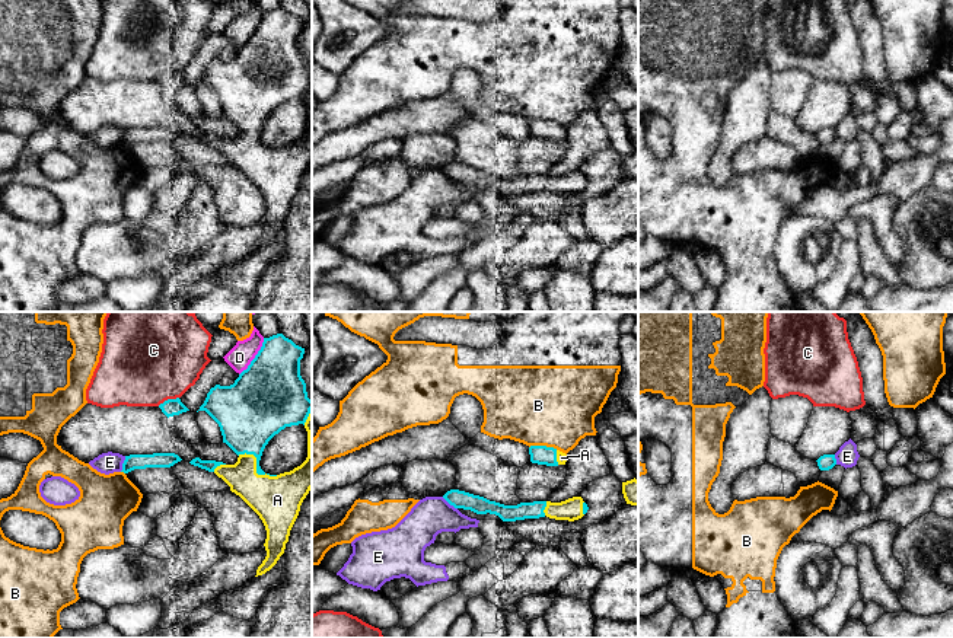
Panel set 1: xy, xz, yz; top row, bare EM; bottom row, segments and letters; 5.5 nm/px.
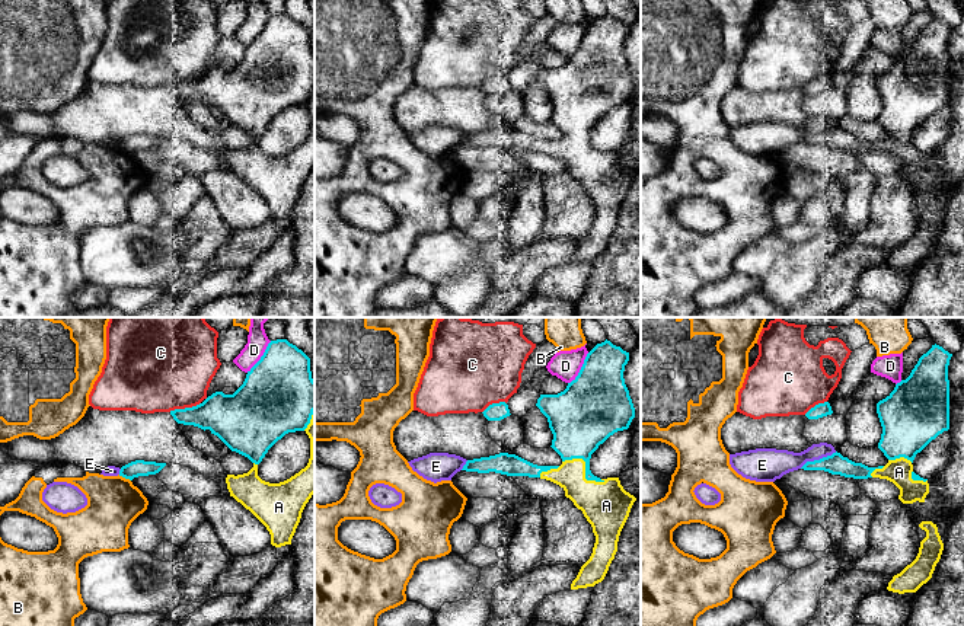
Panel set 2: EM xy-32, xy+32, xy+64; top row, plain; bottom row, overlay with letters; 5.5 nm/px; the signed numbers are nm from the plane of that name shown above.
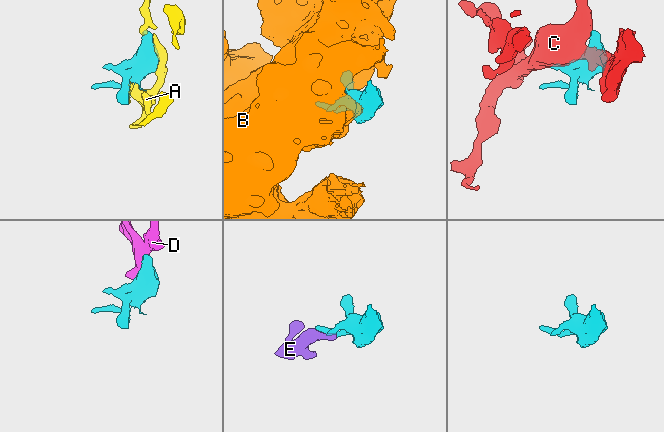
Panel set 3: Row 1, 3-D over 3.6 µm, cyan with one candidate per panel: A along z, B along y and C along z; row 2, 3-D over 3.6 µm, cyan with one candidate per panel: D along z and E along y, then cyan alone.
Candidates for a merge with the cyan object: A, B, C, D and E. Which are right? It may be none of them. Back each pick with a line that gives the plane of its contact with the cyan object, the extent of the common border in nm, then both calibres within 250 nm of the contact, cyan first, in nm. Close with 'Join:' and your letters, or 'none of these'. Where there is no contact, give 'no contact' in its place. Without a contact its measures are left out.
A: contact in xy; length 260 nm; calibres 300 and 260 nm
Join: A

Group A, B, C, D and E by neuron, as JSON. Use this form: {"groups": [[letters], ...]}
{"groups": [["A"], ["B"], ["C"], ["D"], ["E"]]}

